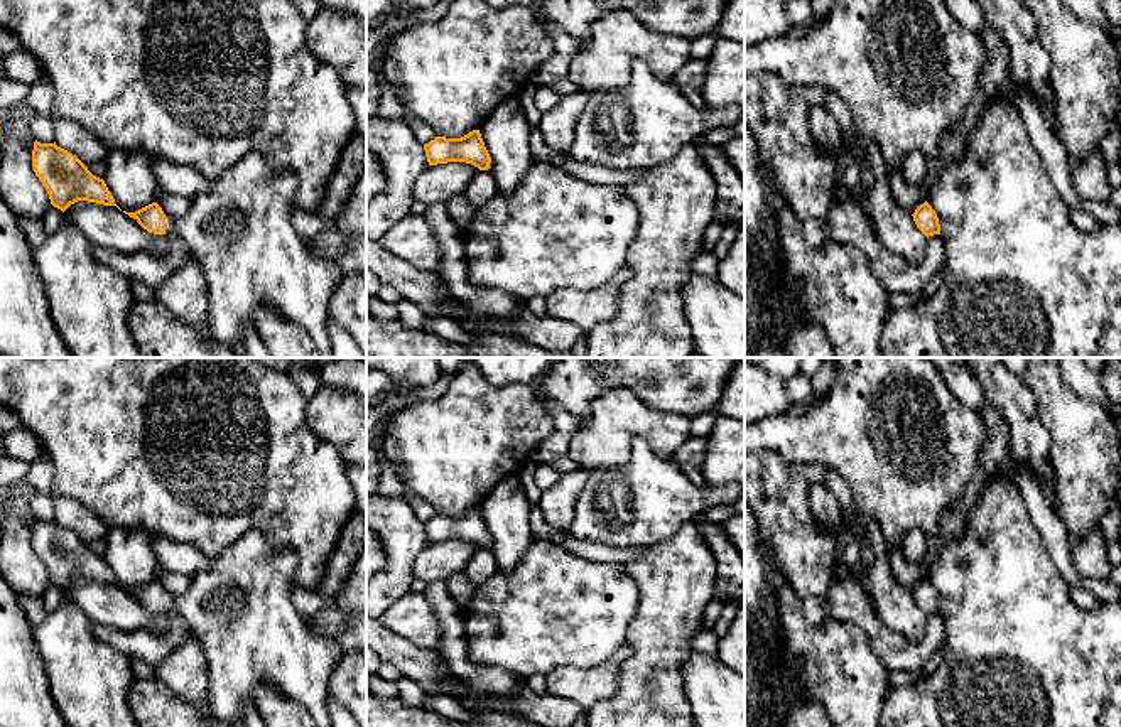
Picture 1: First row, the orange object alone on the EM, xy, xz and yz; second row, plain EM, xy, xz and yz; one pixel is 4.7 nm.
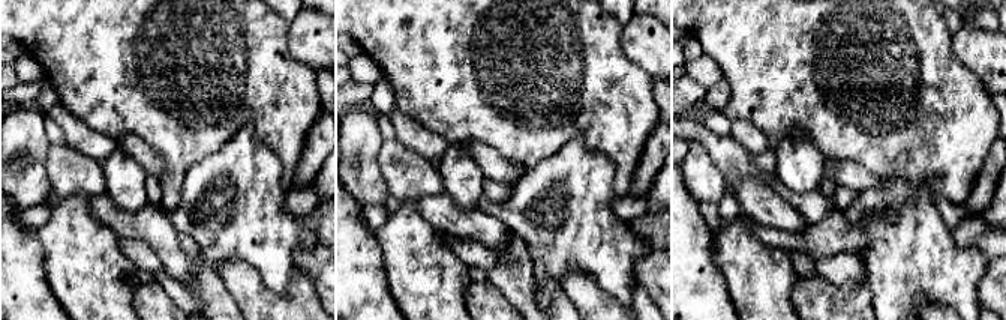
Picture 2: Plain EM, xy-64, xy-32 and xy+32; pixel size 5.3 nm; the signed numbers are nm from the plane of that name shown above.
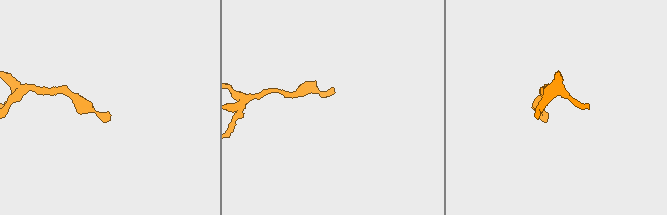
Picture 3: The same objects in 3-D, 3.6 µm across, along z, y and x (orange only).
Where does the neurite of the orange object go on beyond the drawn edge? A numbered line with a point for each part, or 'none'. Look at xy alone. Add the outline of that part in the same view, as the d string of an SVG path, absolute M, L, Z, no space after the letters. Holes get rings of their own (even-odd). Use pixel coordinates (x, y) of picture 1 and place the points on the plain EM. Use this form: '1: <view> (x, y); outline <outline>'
1: xy (240, 608); outline M252 528L225 552L211 558L206 570L194 574L189 589L182 595L165 597L165 612L179 614L203 644L209 670L209 708L228 727L243 727L245 710L255 707L253 688L258 683L267 683L284 697L301 703L312 715L317 727L331 727L328 712L329 680L344 651L336 641L316 634L309 621L297 612L292 602L292 590L297 587L294 580L297 563L299 558L294 550L289 547L273 548L260 528Z

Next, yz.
none

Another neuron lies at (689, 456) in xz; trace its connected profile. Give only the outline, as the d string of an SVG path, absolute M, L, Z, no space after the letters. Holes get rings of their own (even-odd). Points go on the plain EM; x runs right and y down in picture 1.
M689 437L672 455L680 471L697 486L704 486L702 464L707 450L707 439Z

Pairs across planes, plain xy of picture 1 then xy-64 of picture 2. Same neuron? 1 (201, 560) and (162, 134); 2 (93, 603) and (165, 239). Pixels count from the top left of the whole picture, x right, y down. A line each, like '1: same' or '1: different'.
1: different
2: same

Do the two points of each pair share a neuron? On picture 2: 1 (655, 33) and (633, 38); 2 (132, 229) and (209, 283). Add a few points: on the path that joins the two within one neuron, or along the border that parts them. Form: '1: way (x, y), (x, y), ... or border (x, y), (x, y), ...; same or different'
1: way (649, 38), (639, 38); same
2: way (152, 233), (189, 271); same

